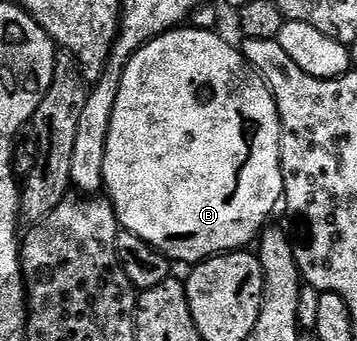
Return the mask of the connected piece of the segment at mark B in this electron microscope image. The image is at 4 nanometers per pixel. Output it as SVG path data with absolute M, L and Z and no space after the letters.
M177 28L169 30L167 34L159 34L153 42L147 42L140 51L128 60L128 67L124 69L124 75L120 81L118 88L118 100L114 104L114 116L110 116L110 132L106 140L106 164L104 165L104 190L110 199L112 206L116 209L116 218L120 221L121 227L128 230L134 236L138 236L142 240L146 240L146 244L150 244L154 248L158 248L165 256L171 258L173 263L188 262L187 264L199 264L206 258L214 258L218 254L227 254L235 252L241 248L247 247L248 241L255 239L269 225L272 213L276 210L276 205L281 205L284 198L284 173L282 172L282 164L280 163L280 117L278 116L278 108L276 107L276 97L272 91L268 89L268 83L260 77L260 73L245 60L243 53L239 49L236 50L224 38L219 38L212 28L191 28L192 30L184 30L185 28Z

